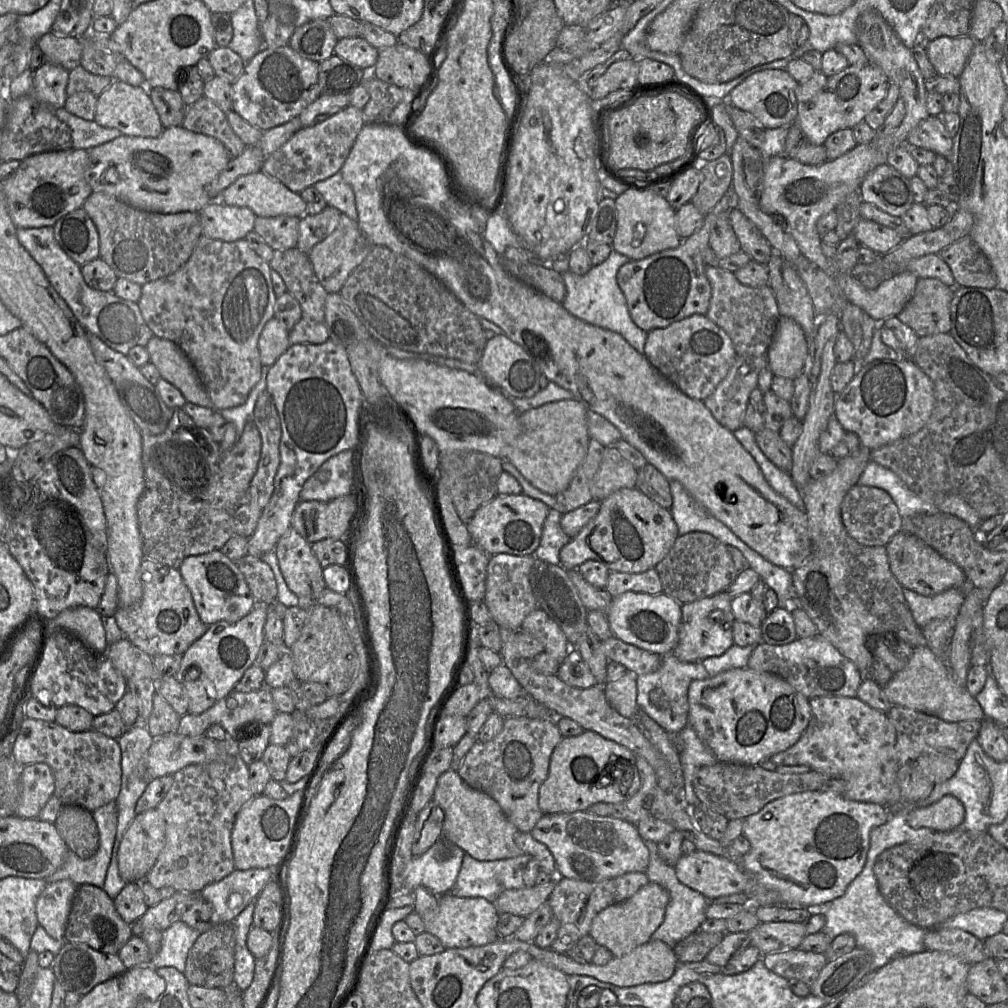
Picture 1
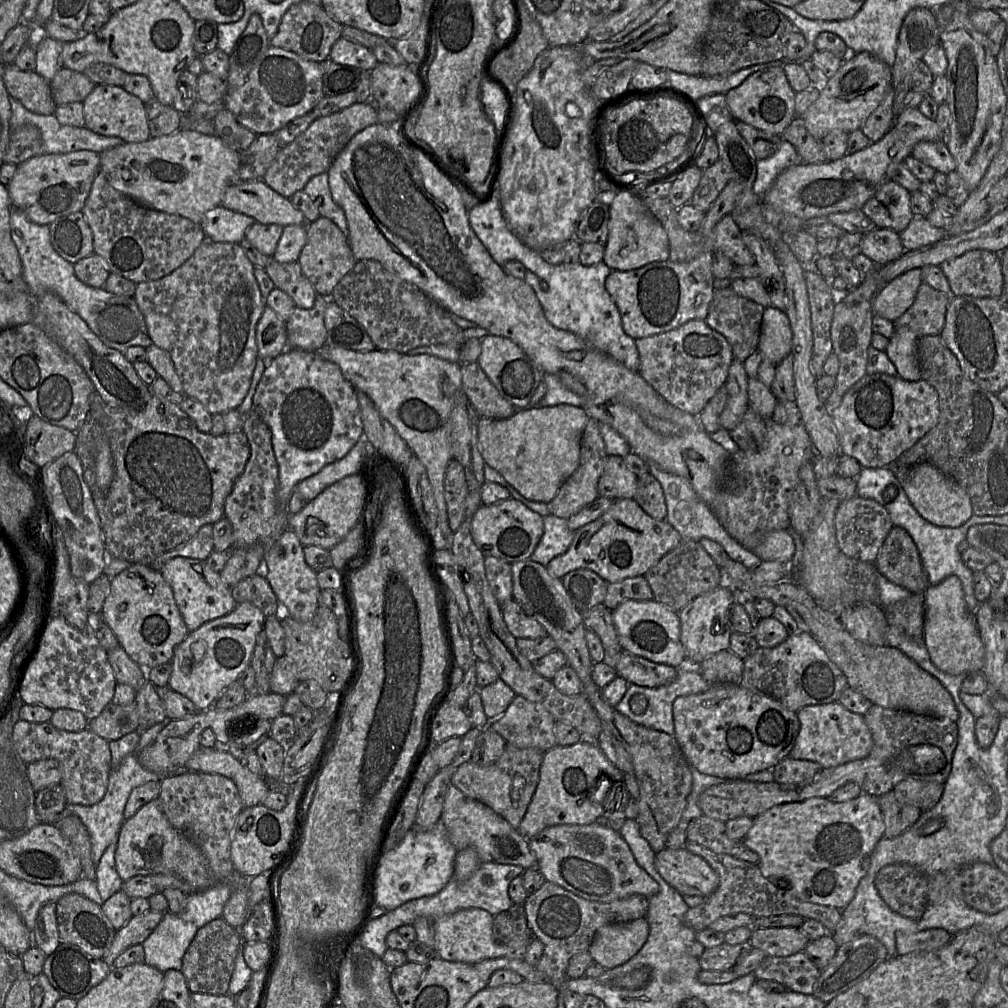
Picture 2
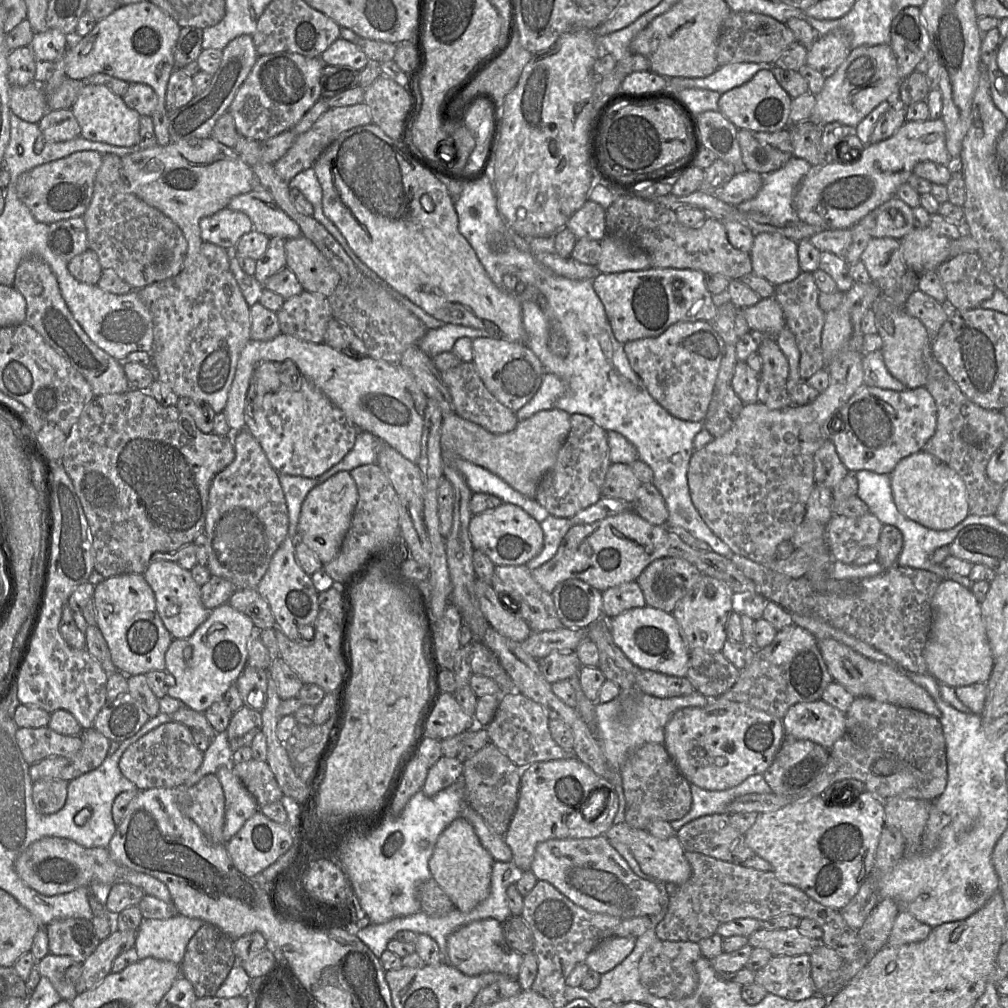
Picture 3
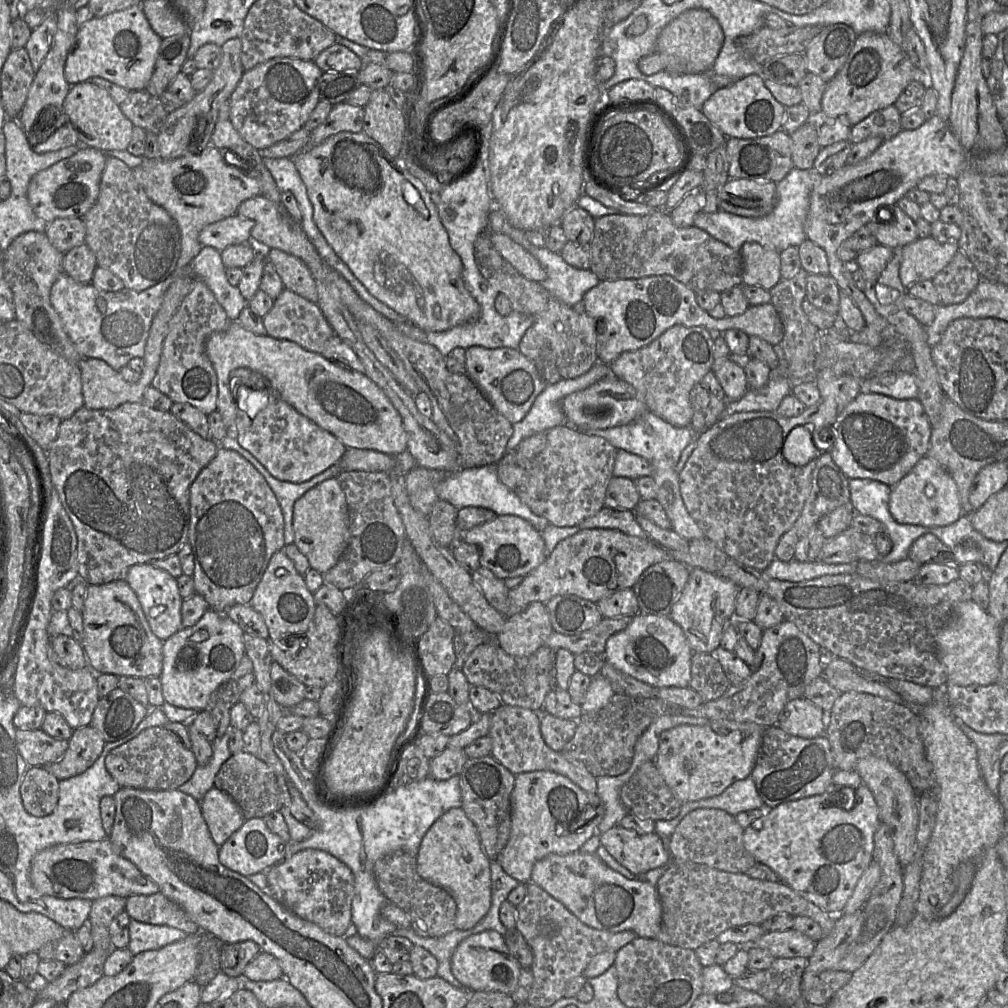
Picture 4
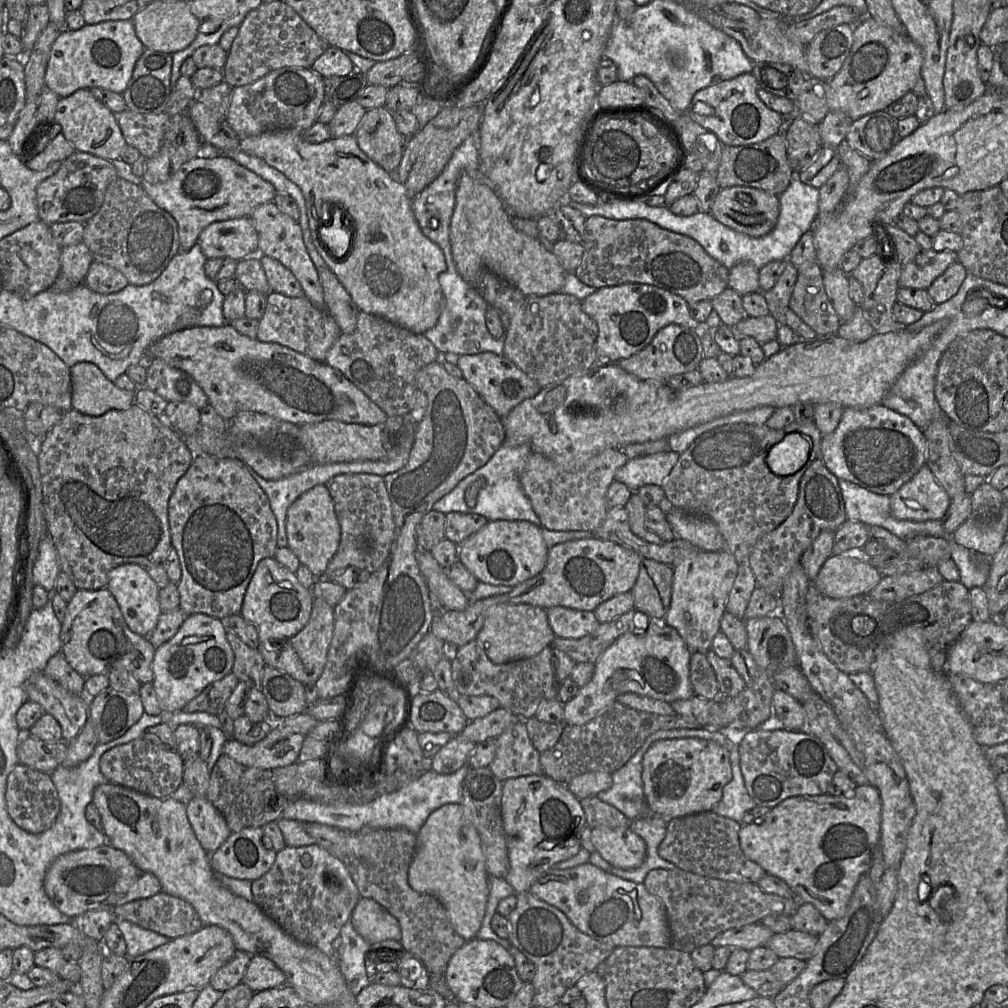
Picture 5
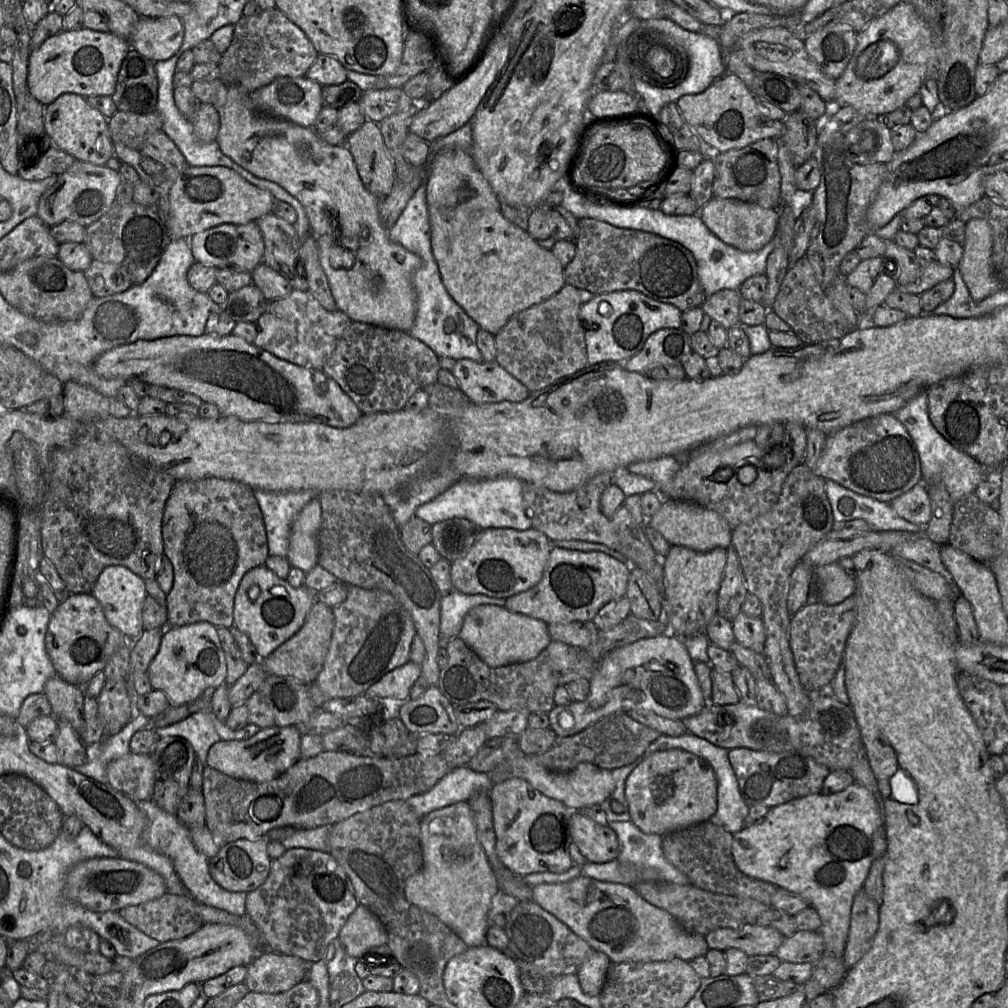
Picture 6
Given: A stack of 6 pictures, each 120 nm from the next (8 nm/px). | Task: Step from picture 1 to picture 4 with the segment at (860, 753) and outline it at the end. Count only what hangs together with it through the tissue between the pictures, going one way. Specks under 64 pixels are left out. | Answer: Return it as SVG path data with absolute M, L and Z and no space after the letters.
M801 697L789 701L778 717L778 726L785 732L802 738L815 738L825 734L827 712Z

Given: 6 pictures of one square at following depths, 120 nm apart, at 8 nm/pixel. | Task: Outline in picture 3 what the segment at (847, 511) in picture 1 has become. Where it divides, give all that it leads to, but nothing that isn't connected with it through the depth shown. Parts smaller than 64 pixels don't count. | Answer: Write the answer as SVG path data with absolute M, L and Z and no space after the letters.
M871 512L860 517L833 514L826 527L826 543L834 561L860 566L877 560L879 537L883 528L881 521Z

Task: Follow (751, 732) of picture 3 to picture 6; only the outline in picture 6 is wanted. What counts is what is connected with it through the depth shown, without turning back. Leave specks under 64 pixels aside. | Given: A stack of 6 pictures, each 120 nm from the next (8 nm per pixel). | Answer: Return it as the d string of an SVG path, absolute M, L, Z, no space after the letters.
M671 749L642 760L625 781L630 820L645 834L663 836L677 829L708 820L717 809L717 779L713 769L698 756Z

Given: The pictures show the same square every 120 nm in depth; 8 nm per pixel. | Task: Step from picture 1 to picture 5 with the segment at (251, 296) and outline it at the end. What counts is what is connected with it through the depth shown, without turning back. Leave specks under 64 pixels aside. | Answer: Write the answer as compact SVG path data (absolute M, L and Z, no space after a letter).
M159 358L149 362L145 387L168 402L187 402L199 410L209 404L207 395L192 376Z

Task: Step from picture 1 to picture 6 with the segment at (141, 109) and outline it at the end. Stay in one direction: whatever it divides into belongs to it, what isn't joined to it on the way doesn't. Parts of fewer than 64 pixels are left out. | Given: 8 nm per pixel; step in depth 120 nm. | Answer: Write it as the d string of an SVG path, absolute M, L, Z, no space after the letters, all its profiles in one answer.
M73 93L60 95L44 108L44 132L54 146L70 155L76 160L94 165L105 165L115 156L115 146L112 142L108 119L98 110L91 107L86 98Z

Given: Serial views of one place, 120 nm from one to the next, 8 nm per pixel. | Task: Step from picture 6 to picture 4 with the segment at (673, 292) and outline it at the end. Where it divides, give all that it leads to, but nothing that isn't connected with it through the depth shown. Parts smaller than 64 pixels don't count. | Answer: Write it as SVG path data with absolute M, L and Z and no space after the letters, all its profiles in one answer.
M668 212L646 215L616 213L596 218L590 252L590 270L600 281L670 275L695 292L724 292L743 285L740 250L731 248L698 227L676 226Z

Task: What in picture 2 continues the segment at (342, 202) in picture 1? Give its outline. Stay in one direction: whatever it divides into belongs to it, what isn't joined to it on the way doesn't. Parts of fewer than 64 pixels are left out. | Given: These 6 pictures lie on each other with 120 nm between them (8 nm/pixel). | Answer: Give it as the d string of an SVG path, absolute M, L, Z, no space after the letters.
M327 172L312 177L305 185L303 191L308 194L314 204L319 207L319 214L322 217L333 221L343 234L348 237L348 225L344 211L333 200Z

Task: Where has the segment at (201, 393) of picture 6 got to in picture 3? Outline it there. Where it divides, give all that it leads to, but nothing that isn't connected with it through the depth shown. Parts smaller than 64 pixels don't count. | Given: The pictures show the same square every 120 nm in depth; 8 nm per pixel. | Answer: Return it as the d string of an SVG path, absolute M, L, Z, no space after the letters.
M280 333L271 340L250 340L238 359L228 399L223 410L229 427L239 431L245 427L246 396L256 364L292 361L327 398L354 423L359 431L374 435L417 464L421 454L424 410L427 398L413 376L397 362L370 356L352 358L327 344L311 343Z

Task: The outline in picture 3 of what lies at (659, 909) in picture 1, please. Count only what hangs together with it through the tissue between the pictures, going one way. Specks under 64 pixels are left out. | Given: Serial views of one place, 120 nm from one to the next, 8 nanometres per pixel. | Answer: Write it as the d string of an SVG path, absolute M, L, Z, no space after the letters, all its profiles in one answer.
M610 937L601 941L586 957L590 970L601 975L614 969L634 949L634 937Z

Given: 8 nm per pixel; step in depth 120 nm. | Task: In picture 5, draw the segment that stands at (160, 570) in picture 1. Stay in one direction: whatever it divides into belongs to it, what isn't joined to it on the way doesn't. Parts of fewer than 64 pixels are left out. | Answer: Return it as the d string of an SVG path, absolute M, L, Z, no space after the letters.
M106 587L76 591L67 603L60 640L65 659L83 677L125 669L141 684L153 681L152 660L156 648L145 637L129 629L114 596Z

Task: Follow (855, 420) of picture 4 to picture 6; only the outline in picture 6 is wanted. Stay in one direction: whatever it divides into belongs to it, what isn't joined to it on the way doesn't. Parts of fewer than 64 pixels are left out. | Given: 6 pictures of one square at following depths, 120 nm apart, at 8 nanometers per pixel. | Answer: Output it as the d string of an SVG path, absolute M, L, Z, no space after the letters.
M892 414L857 421L827 436L817 460L816 473L844 488L890 503L922 481L917 448L905 426Z

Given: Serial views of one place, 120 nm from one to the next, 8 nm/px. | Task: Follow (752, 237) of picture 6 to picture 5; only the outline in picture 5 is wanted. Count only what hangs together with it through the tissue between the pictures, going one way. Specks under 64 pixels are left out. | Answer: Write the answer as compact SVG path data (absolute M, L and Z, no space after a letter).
M746 186L723 188L716 196L709 212L716 220L735 231L760 237L769 233L777 223L779 196Z

